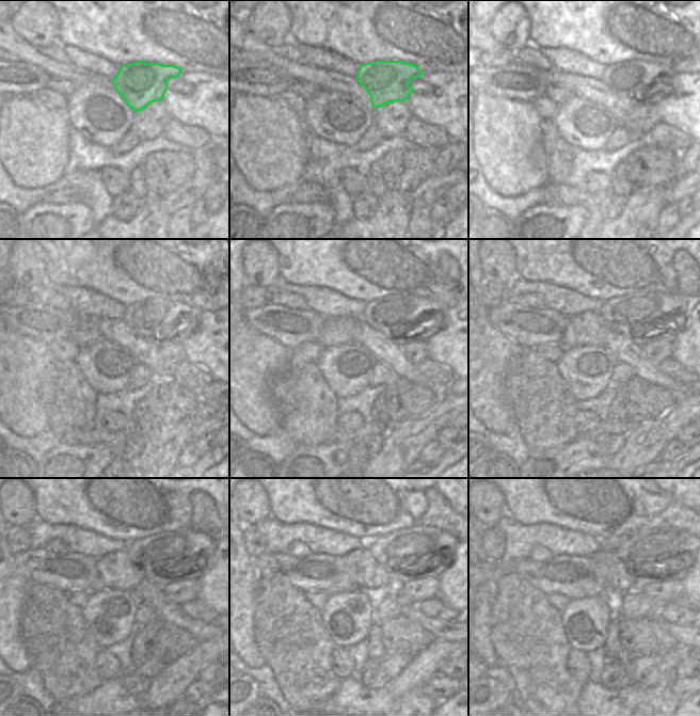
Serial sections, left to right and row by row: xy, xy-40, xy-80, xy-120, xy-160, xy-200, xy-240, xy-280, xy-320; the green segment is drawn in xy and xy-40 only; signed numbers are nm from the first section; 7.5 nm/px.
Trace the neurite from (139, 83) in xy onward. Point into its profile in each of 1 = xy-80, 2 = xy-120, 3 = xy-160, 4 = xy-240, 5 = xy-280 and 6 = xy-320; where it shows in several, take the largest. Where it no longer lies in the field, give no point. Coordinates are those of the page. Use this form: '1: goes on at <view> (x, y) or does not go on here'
1: goes on at xy-80 (633, 80)
2: goes on at xy-120 (156, 319)
3: goes on at xy-160 (395, 317)
4: goes on at xy-240 (158, 555)
5: goes on at xy-280 (404, 553)
6: goes on at xy-320 (663, 543)

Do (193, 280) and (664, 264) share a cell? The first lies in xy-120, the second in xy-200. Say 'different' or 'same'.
same

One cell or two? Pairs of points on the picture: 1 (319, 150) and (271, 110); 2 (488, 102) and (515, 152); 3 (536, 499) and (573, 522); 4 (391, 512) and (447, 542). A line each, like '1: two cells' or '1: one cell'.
1: two cells
2: one cell
3: one cell
4: two cells

